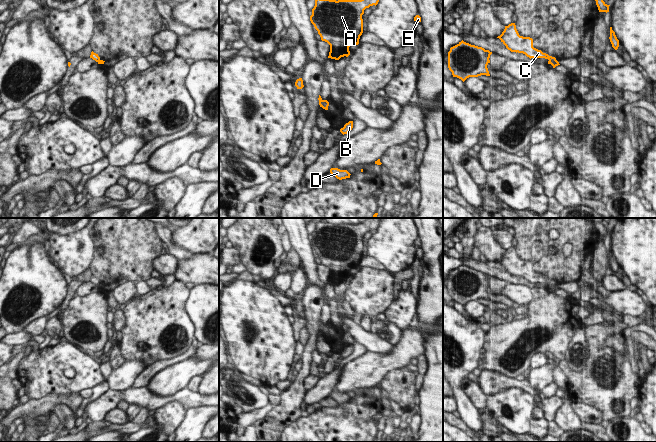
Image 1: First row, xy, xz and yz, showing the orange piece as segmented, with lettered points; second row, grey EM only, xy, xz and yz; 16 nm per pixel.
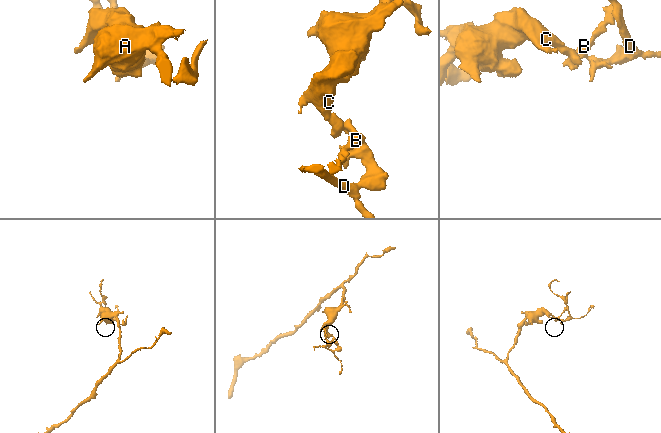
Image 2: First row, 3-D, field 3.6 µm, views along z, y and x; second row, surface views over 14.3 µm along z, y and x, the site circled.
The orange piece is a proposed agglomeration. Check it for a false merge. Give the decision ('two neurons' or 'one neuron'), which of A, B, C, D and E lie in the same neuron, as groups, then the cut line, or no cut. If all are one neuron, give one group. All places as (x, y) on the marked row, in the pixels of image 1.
two neurons | A C E / B D | yz (549, 59), (555, 60)

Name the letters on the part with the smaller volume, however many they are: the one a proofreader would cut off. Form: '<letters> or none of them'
B, D

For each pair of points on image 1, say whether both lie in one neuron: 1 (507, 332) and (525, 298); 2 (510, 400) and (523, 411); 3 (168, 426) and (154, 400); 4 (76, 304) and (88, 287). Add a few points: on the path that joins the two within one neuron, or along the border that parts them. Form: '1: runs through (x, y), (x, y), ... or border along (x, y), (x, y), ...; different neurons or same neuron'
1: border along (532, 289), (533, 299), (526, 305); different neurons
2: runs through (513, 403), (520, 409); same neuron
3: border along (182, 404), (176, 401), (169, 401), (155, 410); different neurons
4: border along (97, 290), (83, 296), (76, 295); different neurons

